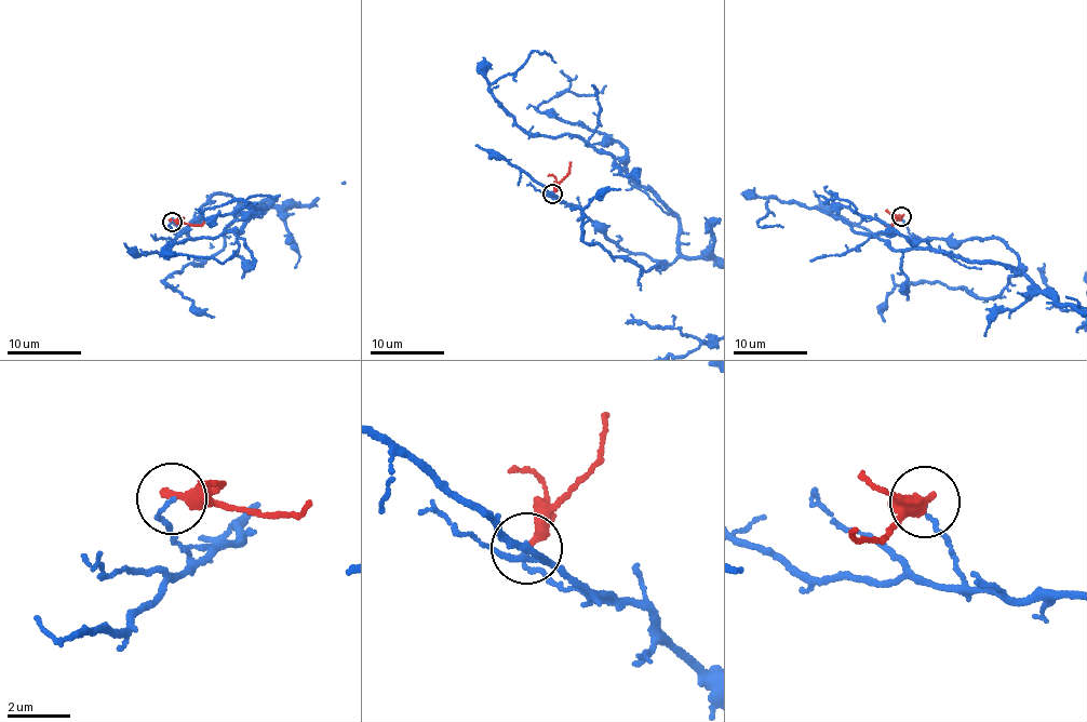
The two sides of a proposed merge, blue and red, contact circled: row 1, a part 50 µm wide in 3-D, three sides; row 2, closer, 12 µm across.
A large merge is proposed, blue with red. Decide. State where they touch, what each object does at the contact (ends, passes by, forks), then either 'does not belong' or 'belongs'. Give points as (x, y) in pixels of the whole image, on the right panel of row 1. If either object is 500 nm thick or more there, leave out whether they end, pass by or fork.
place (901, 216); blue ends; red ends; does not belong

